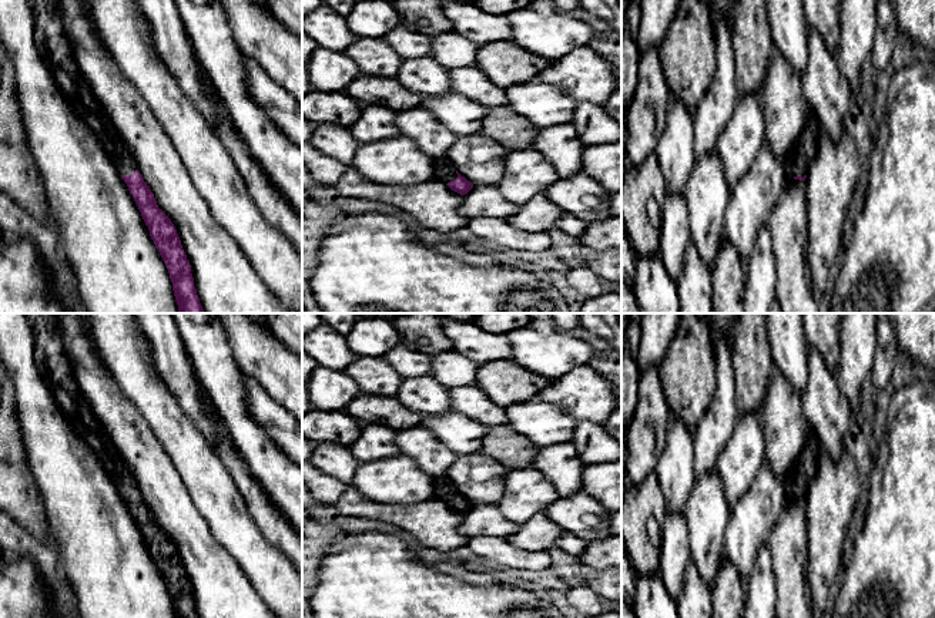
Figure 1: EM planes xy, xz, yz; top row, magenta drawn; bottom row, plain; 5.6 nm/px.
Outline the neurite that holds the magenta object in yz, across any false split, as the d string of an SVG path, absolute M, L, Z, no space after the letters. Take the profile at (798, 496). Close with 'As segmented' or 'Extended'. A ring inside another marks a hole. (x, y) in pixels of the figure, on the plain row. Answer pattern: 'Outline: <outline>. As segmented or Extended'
Outline: M808 431L804 450L784 481L787 497L805 500L810 483L817 473L818 456L820 446L812 433Z. Extended

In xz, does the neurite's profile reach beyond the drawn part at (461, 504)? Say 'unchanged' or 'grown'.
grown

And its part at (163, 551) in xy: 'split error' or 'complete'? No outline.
split error

